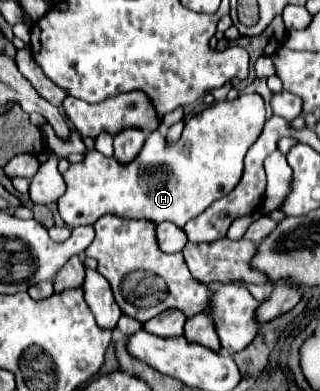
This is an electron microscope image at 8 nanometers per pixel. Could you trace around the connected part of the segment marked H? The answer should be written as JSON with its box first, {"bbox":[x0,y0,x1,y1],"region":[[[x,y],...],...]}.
{"bbox":[58,95,266,227],"region":[[[238,95],[234,101],[220,101],[206,107],[202,113],[192,115],[186,121],[184,133],[176,143],[166,143],[166,137],[158,137],[158,131],[150,133],[140,155],[132,163],[118,163],[114,157],[104,157],[98,151],[88,151],[84,161],[72,163],[64,173],[66,193],[58,199],[60,217],[68,227],[94,225],[102,215],[114,213],[118,217],[146,219],[152,223],[172,221],[184,227],[192,217],[206,211],[214,201],[228,195],[242,177],[242,163],[246,151],[256,143],[266,121],[266,107],[260,95]]]}

